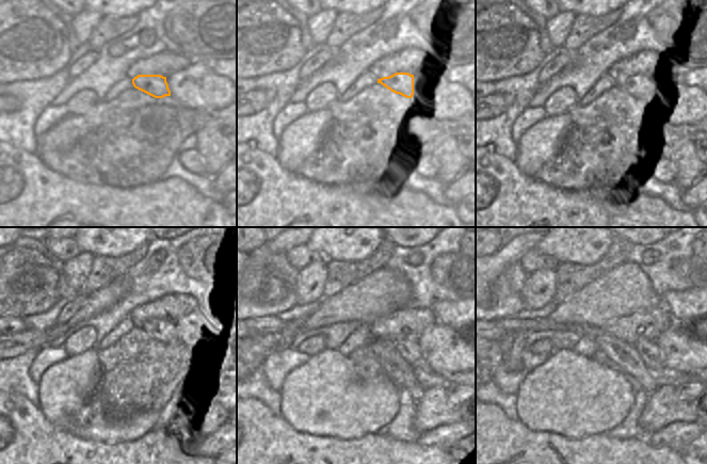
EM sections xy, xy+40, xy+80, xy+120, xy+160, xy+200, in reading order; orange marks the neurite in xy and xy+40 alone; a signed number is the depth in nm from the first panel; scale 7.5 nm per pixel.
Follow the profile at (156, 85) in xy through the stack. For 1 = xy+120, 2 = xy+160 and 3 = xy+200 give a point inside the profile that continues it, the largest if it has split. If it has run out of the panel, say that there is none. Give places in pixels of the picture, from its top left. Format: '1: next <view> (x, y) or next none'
1: next xy+120 (162, 330)
2: next xy+160 (410, 351)
3: next xy+200 (648, 351)

